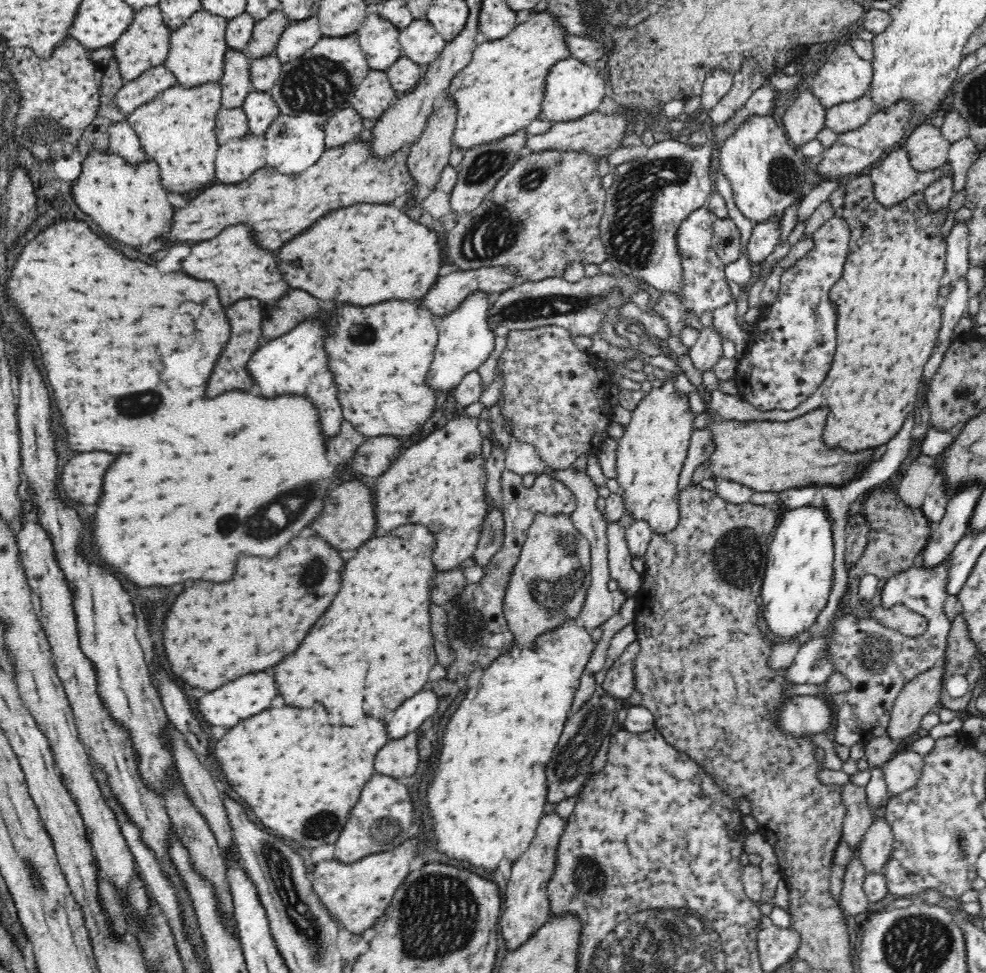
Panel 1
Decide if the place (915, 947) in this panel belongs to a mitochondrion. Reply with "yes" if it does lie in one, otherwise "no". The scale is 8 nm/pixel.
yes

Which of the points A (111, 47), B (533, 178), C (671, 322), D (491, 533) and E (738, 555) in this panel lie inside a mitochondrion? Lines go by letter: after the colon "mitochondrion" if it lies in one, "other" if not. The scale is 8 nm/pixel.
A: other
B: mitochondrion
C: other
D: mitochondrion
E: mitochondrion

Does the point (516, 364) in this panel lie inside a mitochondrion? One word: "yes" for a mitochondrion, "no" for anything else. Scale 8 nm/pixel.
no

